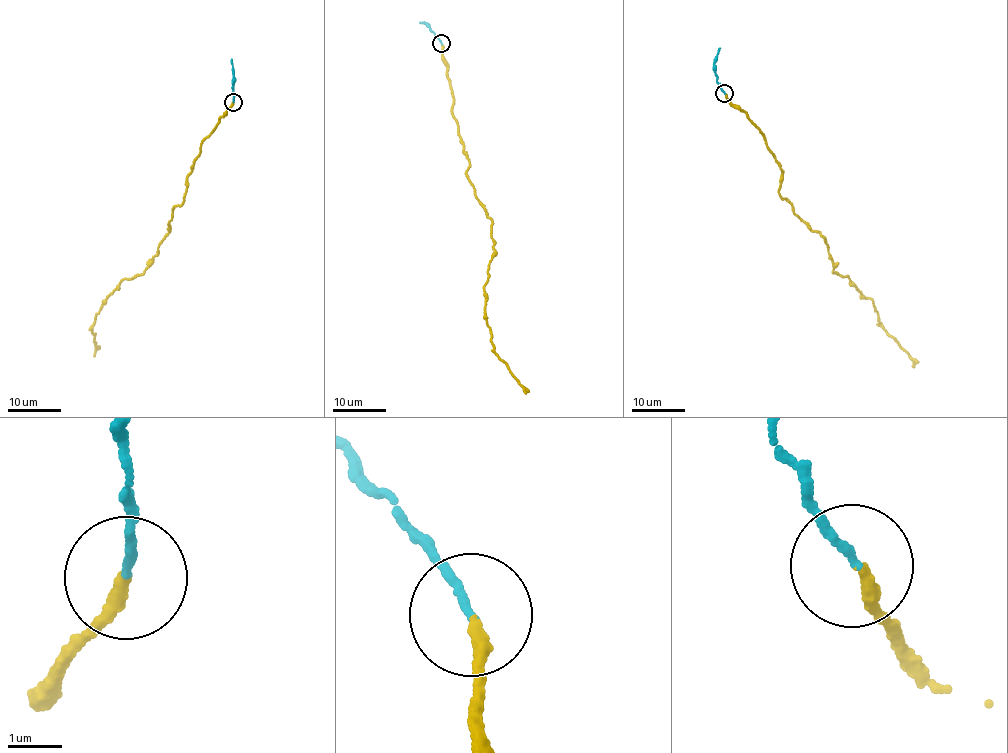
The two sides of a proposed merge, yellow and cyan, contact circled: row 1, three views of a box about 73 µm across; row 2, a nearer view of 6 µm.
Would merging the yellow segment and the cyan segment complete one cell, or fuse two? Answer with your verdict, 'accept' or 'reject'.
reject

